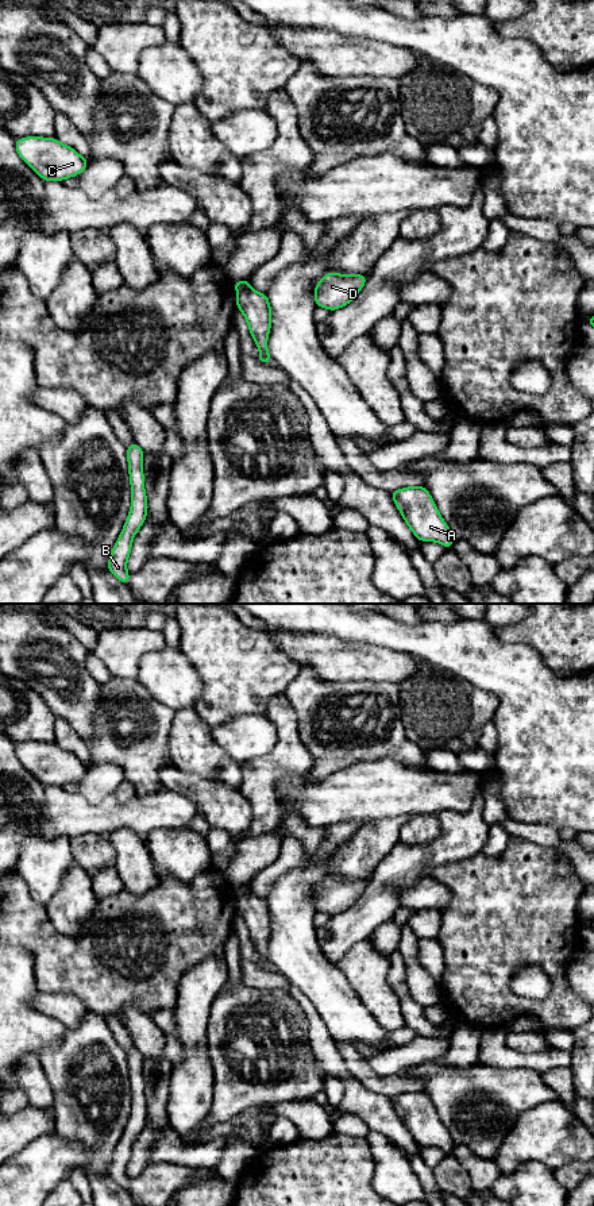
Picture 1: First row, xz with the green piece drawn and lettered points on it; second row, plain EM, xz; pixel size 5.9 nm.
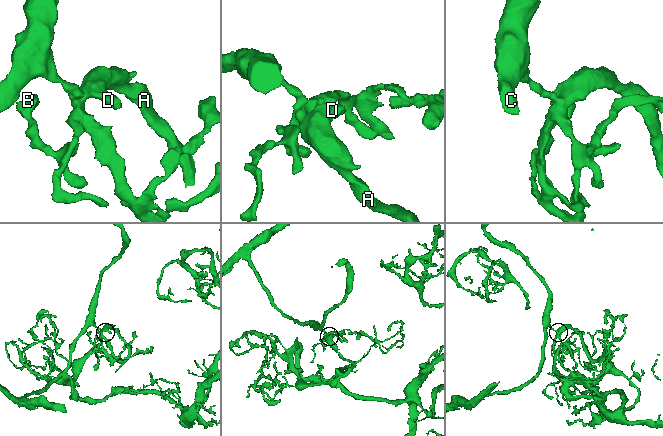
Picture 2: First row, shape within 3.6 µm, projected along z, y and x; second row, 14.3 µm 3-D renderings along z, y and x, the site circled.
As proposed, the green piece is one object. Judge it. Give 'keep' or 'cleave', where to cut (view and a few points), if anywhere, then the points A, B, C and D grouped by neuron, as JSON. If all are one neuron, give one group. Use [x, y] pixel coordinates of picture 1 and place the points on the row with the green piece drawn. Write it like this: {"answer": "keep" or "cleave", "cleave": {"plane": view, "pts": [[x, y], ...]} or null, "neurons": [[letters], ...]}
{"answer": "cleave", "cleave": {"plane": "xz", "pts": [[247, 284], [236, 289]]}, "neurons": [["A", "B", "D"], ["C"]]}

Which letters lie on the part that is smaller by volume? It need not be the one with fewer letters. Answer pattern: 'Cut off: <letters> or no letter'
Cut off: C

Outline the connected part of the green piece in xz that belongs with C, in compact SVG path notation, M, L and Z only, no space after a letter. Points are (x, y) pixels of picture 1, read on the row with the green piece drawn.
M54 136L16 139L15 149L24 163L46 182L63 181L82 173L88 166L88 159Z

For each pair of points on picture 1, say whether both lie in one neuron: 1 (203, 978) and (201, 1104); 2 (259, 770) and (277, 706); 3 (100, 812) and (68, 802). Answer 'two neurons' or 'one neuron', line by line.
1: one neuron
2: one neuron
3: one neuron

